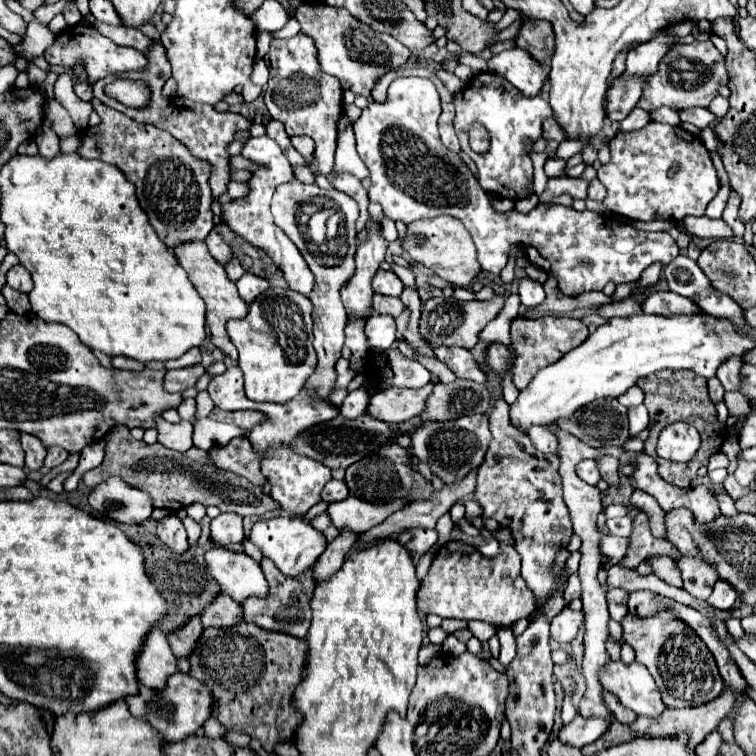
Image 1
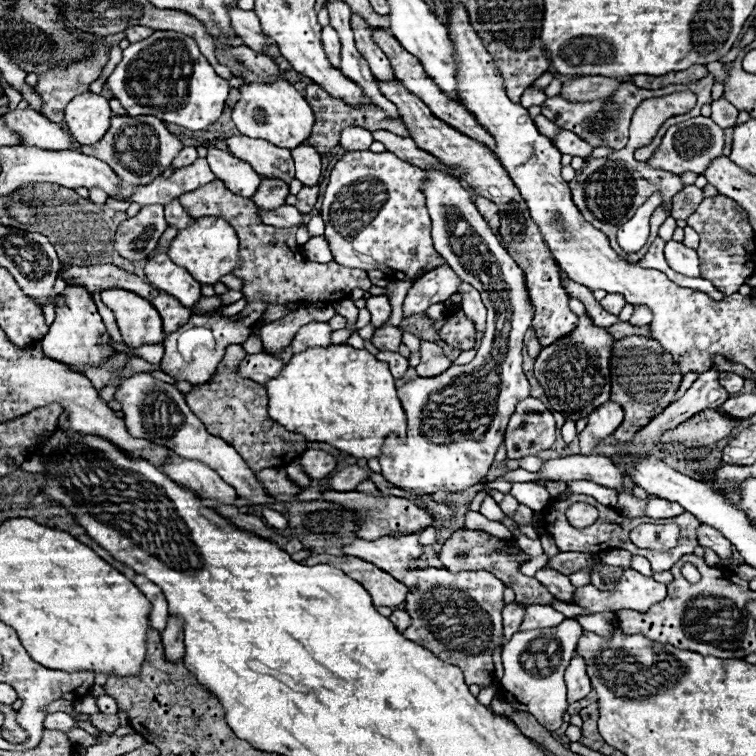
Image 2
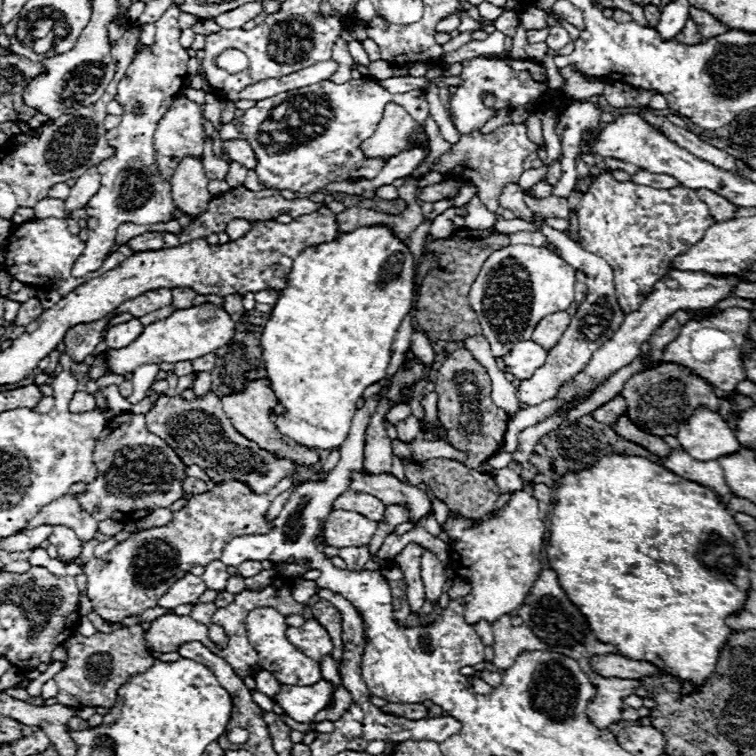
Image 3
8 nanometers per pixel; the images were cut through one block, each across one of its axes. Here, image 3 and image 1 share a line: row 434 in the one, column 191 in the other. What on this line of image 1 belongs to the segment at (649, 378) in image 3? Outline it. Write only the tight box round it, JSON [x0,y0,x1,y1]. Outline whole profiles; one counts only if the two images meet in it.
[188,622,306,752]

